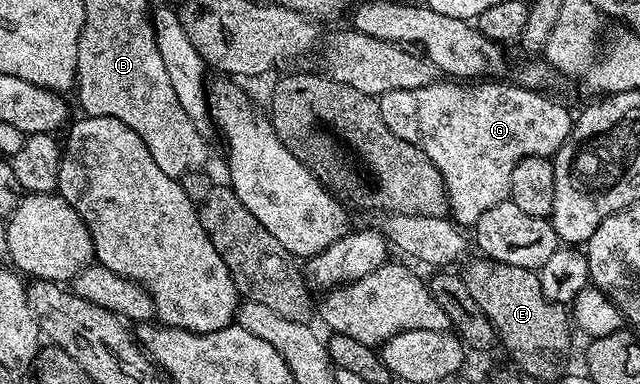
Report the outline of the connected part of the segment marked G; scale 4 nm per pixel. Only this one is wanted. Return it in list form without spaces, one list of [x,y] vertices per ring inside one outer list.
[[[436,79],[432,85],[425,87],[415,87],[413,91],[389,91],[385,95],[381,95],[377,100],[379,102],[379,114],[385,123],[385,127],[389,127],[389,131],[393,131],[393,135],[397,135],[401,139],[405,139],[409,143],[418,145],[425,151],[425,155],[429,155],[429,159],[437,167],[437,171],[441,173],[441,179],[445,183],[445,191],[447,192],[447,208],[449,217],[455,225],[459,227],[473,227],[477,223],[477,219],[481,219],[481,215],[485,215],[485,211],[489,211],[489,207],[497,207],[497,203],[508,200],[511,196],[511,176],[513,175],[513,167],[517,167],[517,163],[526,157],[545,157],[550,158],[558,153],[567,138],[571,136],[571,127],[573,124],[573,113],[570,113],[563,105],[558,105],[555,101],[550,101],[546,97],[546,92],[526,89],[521,84],[512,83],[512,85],[483,85],[487,83],[475,83],[470,89],[470,84],[456,83],[451,79]]]

